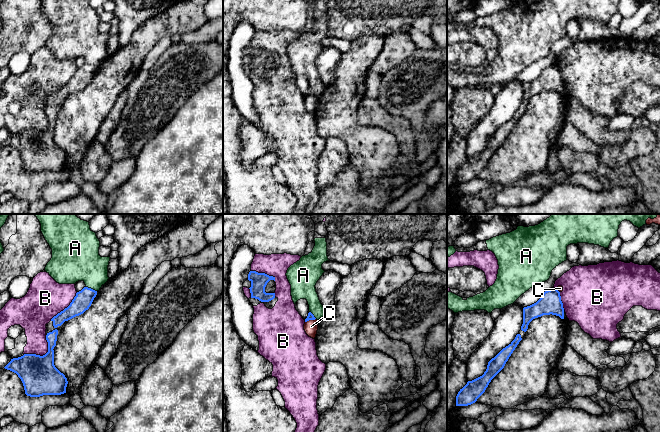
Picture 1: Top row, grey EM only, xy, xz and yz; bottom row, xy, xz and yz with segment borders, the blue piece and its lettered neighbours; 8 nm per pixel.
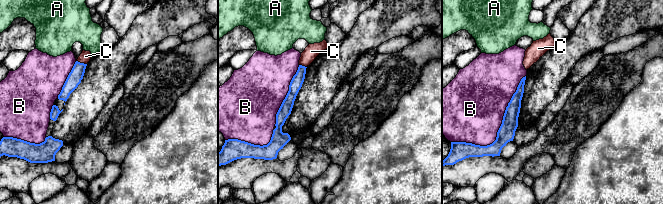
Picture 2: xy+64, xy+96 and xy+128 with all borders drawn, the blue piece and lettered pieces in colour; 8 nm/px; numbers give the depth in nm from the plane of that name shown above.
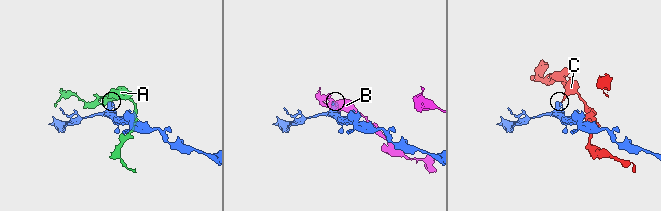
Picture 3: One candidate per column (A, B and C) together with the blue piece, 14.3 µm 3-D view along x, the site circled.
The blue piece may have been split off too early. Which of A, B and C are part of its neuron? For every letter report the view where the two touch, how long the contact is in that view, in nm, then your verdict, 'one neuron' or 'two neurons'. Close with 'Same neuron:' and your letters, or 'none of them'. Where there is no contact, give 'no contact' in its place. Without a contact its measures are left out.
A: contact in xy; length 100 nm; two neurons
B: contact in xy; length 240 nm; two neurons
C: contact in xz; length 90 nm; two neurons
Same neuron: none of them

